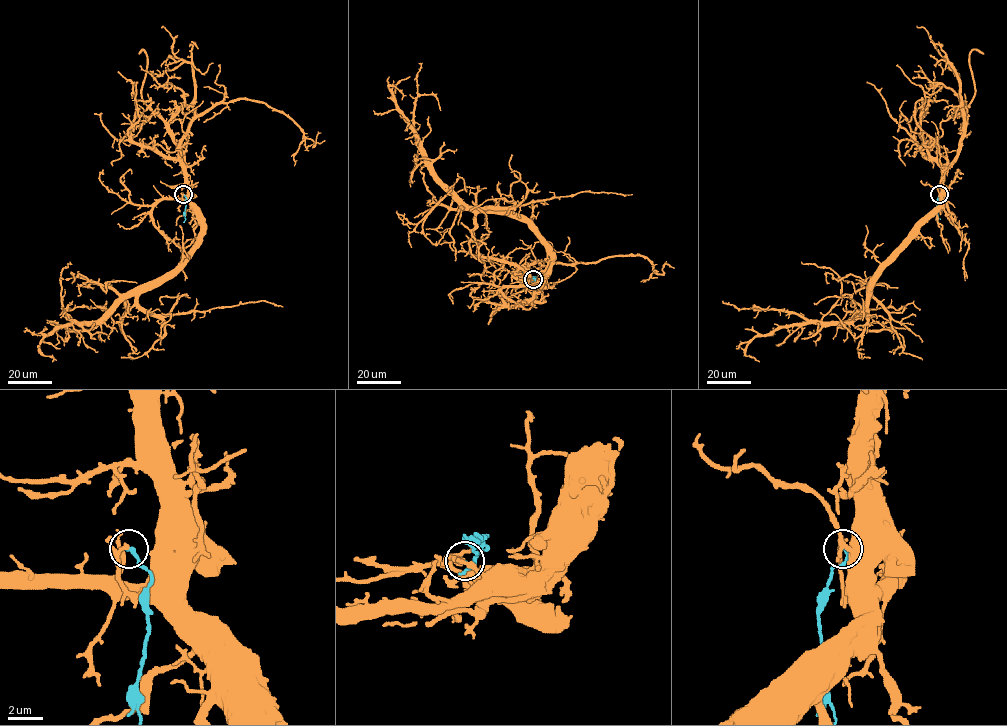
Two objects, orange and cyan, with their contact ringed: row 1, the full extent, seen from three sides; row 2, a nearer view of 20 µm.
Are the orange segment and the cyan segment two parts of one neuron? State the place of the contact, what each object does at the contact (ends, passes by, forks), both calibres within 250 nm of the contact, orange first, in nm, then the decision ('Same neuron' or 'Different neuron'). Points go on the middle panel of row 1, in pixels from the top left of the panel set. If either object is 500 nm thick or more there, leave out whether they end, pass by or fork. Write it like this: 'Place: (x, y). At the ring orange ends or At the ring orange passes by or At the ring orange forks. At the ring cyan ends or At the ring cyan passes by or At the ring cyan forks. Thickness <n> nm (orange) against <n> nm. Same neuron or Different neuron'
Place: (533, 279). At the ring orange passes by. At the ring cyan ends. Thickness 170 nm (orange) against 260 nm. Different neuron

